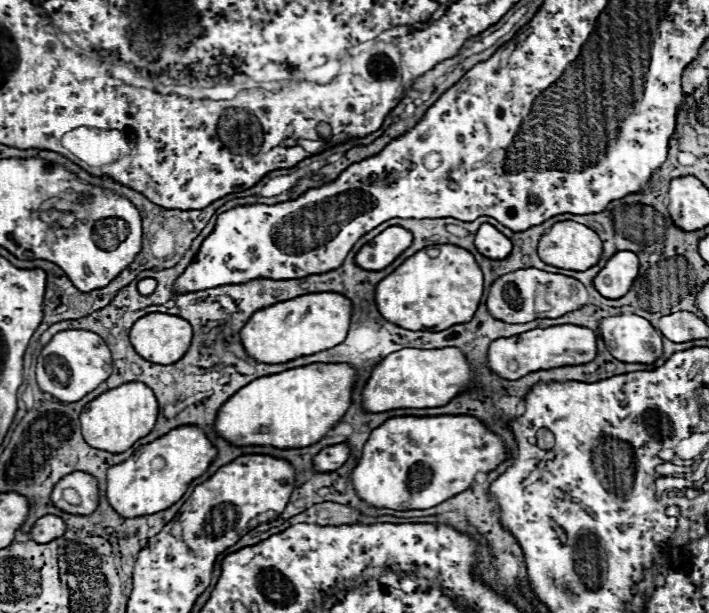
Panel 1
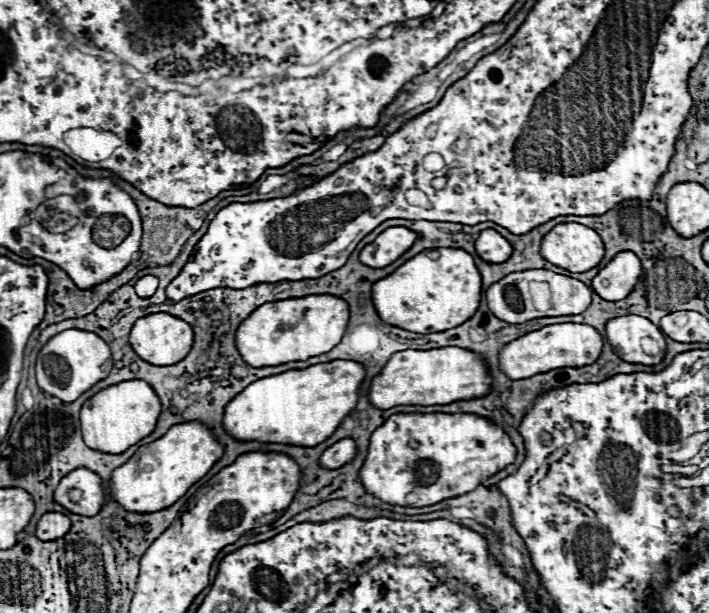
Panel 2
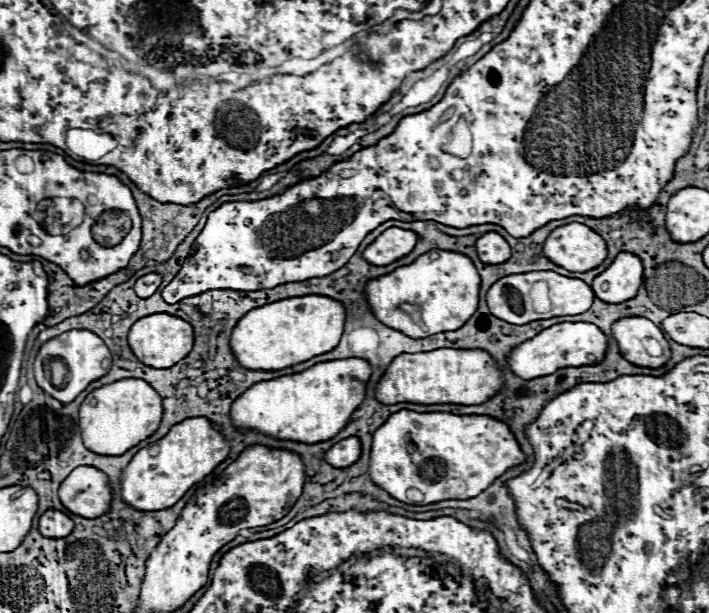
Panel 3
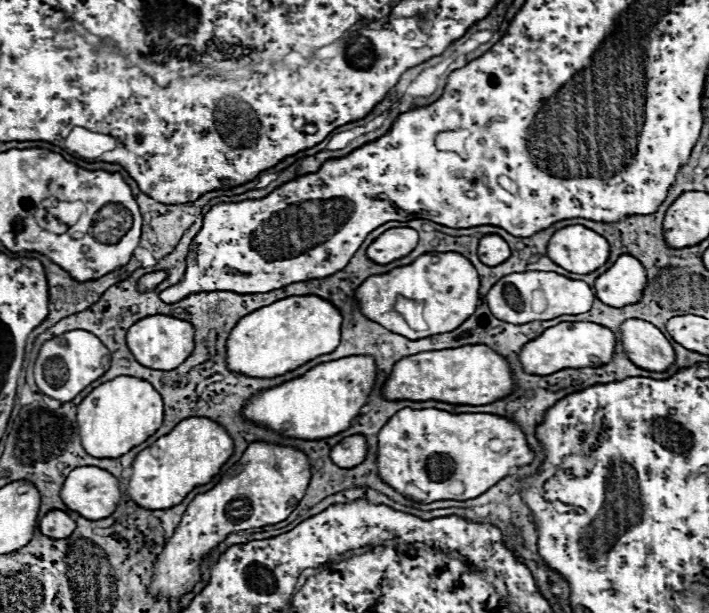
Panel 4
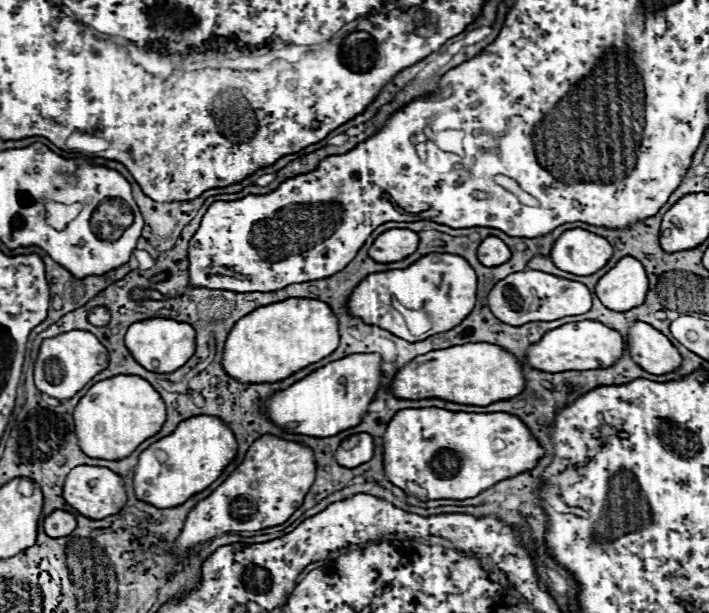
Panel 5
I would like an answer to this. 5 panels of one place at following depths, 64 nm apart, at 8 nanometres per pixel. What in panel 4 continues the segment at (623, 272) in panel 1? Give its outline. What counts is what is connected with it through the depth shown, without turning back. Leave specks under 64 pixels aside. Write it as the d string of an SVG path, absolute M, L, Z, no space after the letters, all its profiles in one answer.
M622 254L612 268L608 268L594 284L596 296L612 306L622 308L628 304L636 304L642 298L646 286L646 270L644 266L630 254Z

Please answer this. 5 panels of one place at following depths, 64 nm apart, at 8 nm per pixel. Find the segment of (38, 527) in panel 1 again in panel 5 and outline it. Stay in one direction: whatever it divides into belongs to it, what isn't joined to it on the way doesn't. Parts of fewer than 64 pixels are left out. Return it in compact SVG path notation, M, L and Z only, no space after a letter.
M54 510L50 516L44 518L42 526L48 536L62 538L62 536L68 536L76 528L76 518L66 510Z

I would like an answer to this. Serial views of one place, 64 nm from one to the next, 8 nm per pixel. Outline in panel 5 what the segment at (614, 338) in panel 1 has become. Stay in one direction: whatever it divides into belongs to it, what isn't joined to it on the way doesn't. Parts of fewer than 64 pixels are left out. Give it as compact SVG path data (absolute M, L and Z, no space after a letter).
M646 322L632 324L626 342L636 364L640 364L650 374L670 374L682 364L682 356L676 346Z

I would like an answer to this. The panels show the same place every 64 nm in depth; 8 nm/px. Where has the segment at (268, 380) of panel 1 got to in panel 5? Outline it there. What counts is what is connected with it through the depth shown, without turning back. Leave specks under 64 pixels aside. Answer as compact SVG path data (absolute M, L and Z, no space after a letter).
M350 354L308 374L288 390L276 392L272 398L268 398L266 416L292 434L306 434L316 438L336 436L360 424L368 404L378 392L380 376L382 372L378 354Z

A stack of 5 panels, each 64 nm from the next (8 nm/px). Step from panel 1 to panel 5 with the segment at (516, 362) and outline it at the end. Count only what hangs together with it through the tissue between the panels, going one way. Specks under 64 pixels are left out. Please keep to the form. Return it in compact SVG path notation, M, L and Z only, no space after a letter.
M582 320L564 324L542 336L540 342L528 350L528 364L544 372L568 372L568 370L600 370L616 364L624 352L624 338L618 330L604 326L602 322Z

